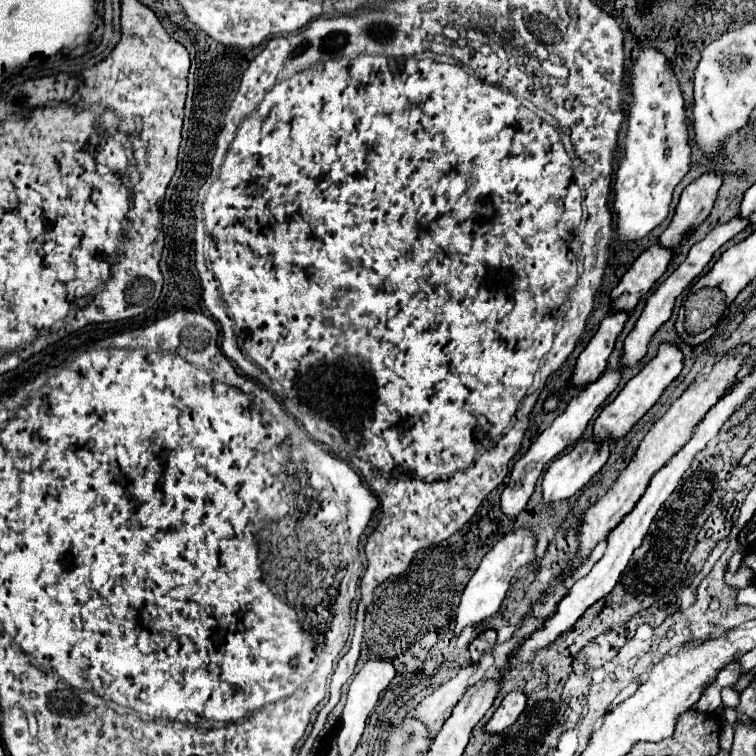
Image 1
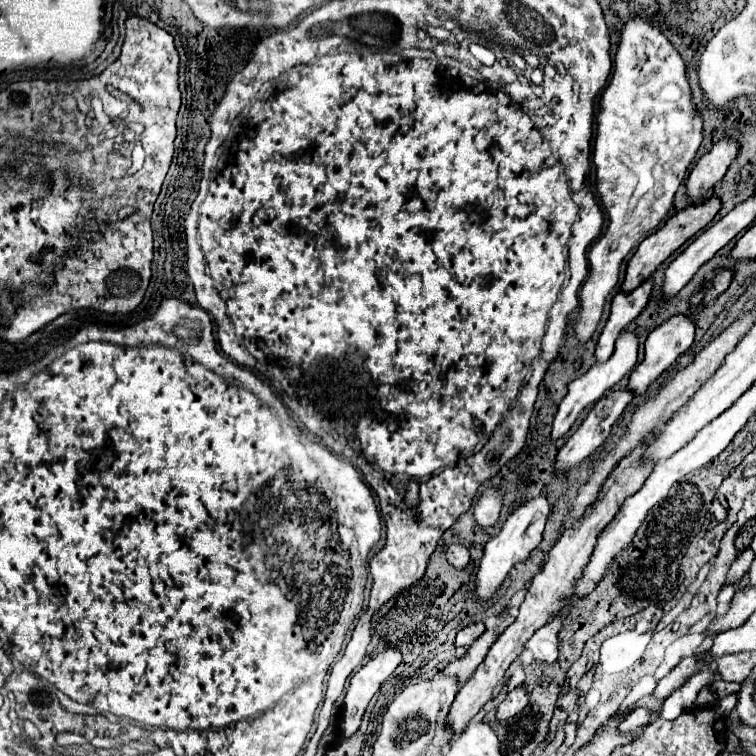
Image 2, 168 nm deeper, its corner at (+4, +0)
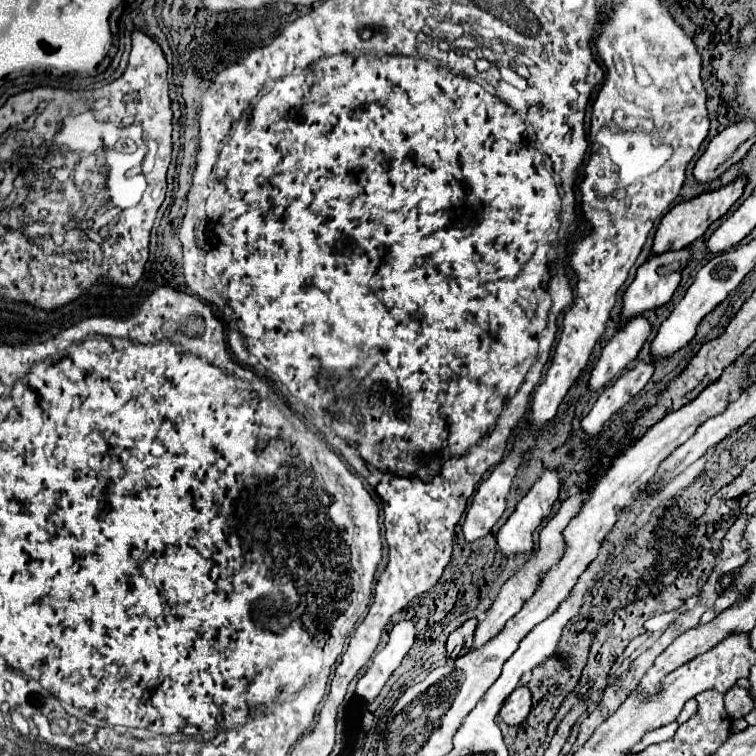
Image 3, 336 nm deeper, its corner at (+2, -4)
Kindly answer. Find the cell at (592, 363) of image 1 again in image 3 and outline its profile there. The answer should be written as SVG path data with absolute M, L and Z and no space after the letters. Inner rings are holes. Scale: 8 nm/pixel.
M687 246L683 250L669 250L669 252L663 252L663 254L655 254L643 266L639 266L633 284L627 288L627 292L623 296L623 312L621 312L623 322L669 302L669 298L673 296L675 288L681 282L681 272L687 266L689 258L691 258L691 248Z

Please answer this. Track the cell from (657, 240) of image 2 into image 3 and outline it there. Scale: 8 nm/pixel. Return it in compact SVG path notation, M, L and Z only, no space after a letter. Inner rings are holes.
M737 176L731 184L721 186L717 190L711 192L703 192L687 202L679 202L677 206L673 206L661 220L657 232L655 232L655 242L653 242L653 254L663 254L665 250L681 250L685 246L689 246L691 242L695 242L697 238L701 238L705 234L705 230L719 220L743 194L745 188L745 176Z

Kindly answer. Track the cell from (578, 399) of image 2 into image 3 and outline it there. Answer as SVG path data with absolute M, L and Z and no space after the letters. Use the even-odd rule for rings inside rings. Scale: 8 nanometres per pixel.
M635 316L635 320L631 318L629 322L625 322L601 350L601 358L591 372L589 388L599 390L615 380L637 358L637 352L641 350L649 334L651 324L645 316Z

